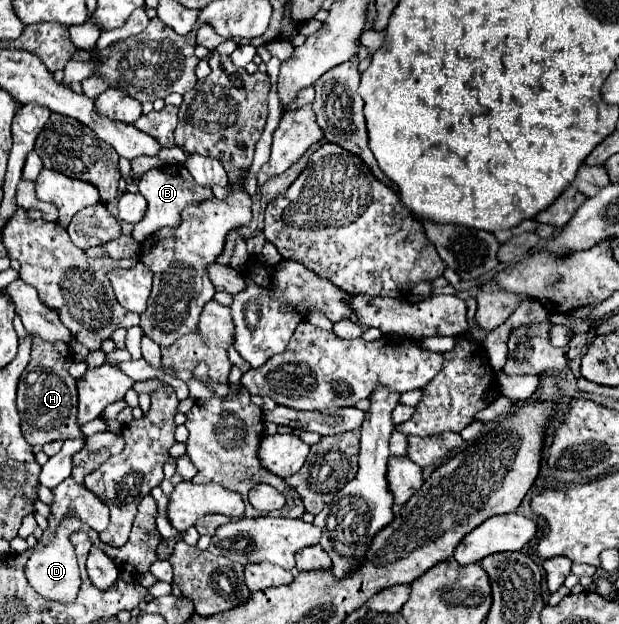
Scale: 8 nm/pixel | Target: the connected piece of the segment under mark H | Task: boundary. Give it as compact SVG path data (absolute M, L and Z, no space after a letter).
M33 338L31 360L19 378L17 390L17 410L21 414L23 438L31 446L81 436L81 430L75 426L77 384L69 374L71 362L73 362L71 350L69 346L63 346L63 342L49 344L43 342L41 338Z

